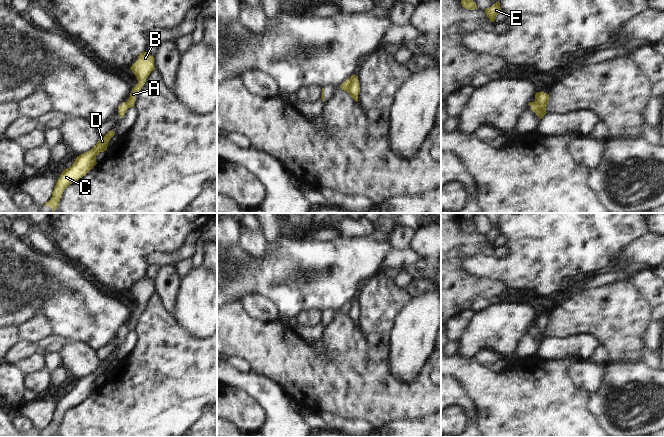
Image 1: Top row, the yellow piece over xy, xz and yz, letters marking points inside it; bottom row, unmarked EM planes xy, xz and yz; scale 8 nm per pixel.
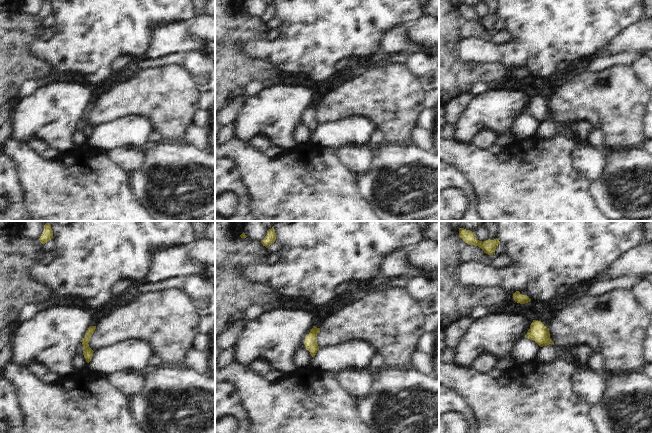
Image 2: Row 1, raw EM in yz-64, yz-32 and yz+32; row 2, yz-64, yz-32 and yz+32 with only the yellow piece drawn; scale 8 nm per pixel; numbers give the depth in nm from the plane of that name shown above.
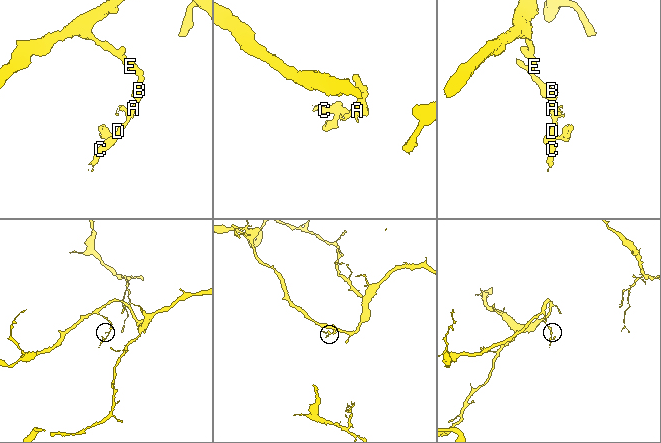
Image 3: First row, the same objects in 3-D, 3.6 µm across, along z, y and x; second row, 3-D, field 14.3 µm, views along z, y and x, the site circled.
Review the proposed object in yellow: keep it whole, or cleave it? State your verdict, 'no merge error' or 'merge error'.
merge error

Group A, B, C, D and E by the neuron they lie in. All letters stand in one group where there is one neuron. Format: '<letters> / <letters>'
A B E / C D

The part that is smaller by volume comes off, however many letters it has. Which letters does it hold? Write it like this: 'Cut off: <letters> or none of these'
Cut off: C, D

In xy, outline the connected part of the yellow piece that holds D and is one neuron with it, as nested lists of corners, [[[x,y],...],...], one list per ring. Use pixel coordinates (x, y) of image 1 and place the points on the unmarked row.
[[[109,355],[101,361],[97,368],[89,375],[77,380],[71,391],[65,393],[58,402],[51,423],[44,429],[49,430],[54,436],[59,429],[64,414],[72,407],[85,400],[96,388],[96,380],[100,376],[107,374],[110,363],[114,360],[114,355]]]

